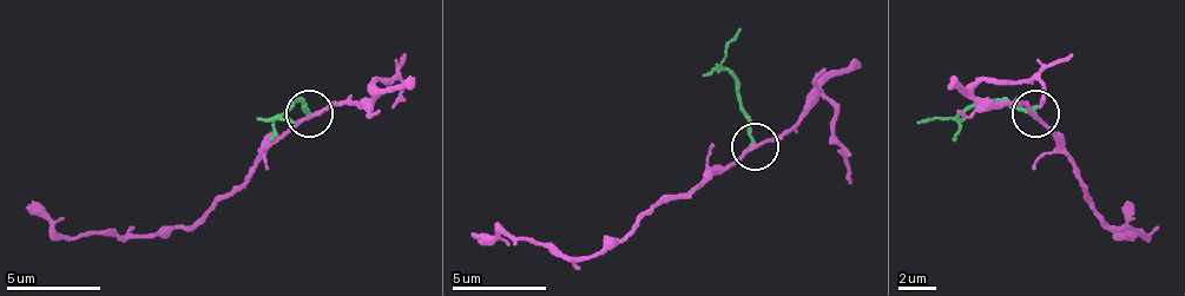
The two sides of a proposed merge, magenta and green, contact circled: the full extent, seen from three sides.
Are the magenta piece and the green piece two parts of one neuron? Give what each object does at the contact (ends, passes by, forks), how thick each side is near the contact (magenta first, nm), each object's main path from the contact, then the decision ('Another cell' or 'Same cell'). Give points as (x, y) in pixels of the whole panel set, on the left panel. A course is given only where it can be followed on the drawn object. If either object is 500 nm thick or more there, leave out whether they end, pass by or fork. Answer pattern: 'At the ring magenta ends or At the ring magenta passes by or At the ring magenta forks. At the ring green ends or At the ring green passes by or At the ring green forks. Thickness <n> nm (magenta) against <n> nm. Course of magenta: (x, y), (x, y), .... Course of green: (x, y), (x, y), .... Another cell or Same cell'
At the ring magenta passes by. At the ring green ends. Thickness 190 nm (magenta) against 240 nm. Course of magenta: (310, 112), (244, 183), (197, 225), (150, 235), (65, 239), (32, 202). Course of green: (310, 112), (296, 103), (277, 117), (296, 122). Another cell

